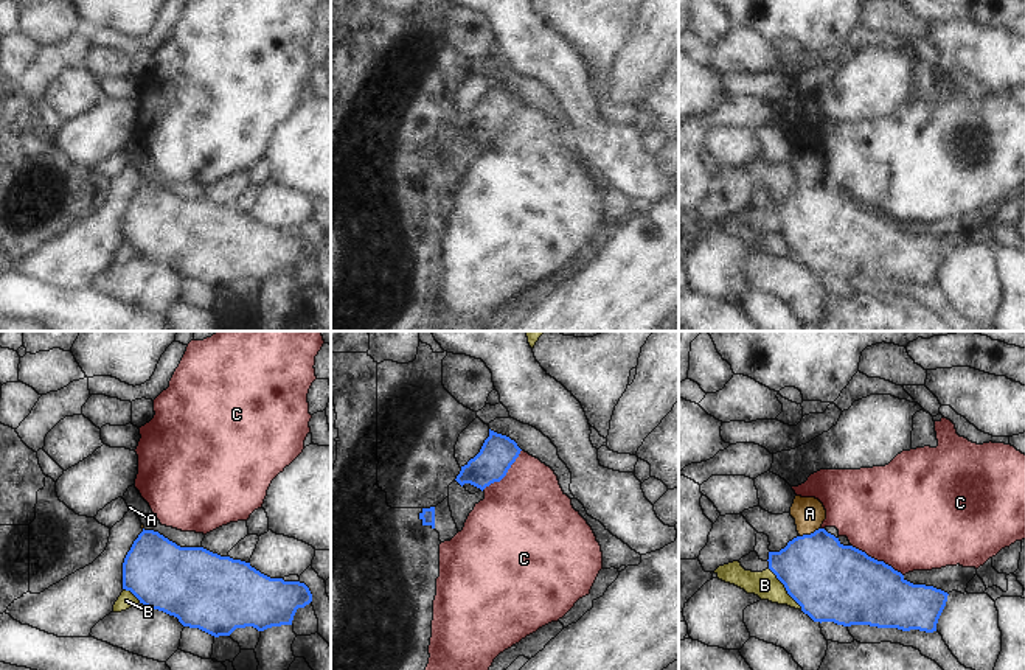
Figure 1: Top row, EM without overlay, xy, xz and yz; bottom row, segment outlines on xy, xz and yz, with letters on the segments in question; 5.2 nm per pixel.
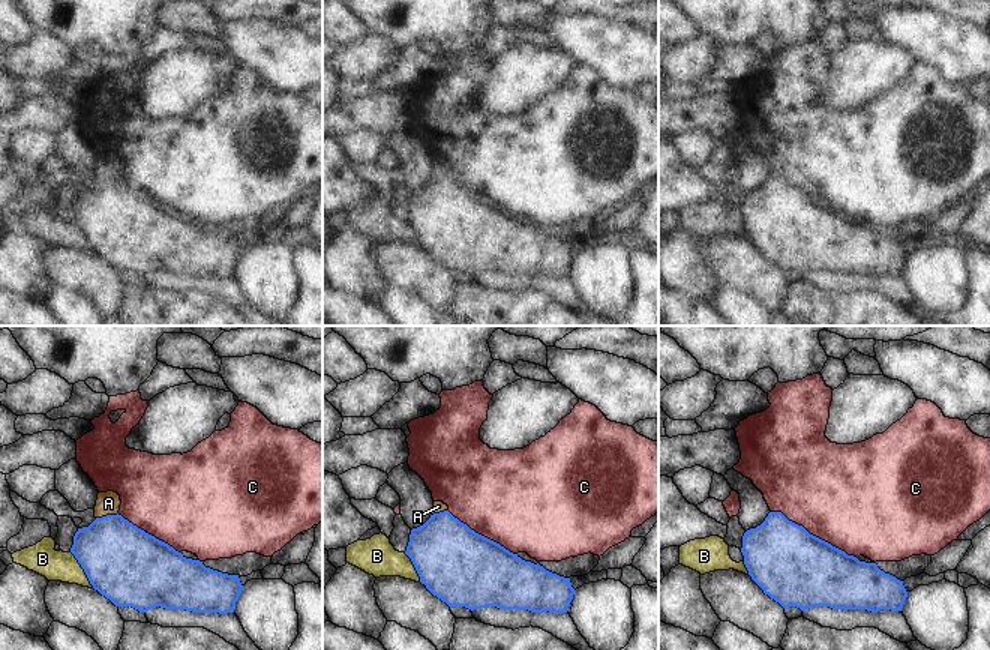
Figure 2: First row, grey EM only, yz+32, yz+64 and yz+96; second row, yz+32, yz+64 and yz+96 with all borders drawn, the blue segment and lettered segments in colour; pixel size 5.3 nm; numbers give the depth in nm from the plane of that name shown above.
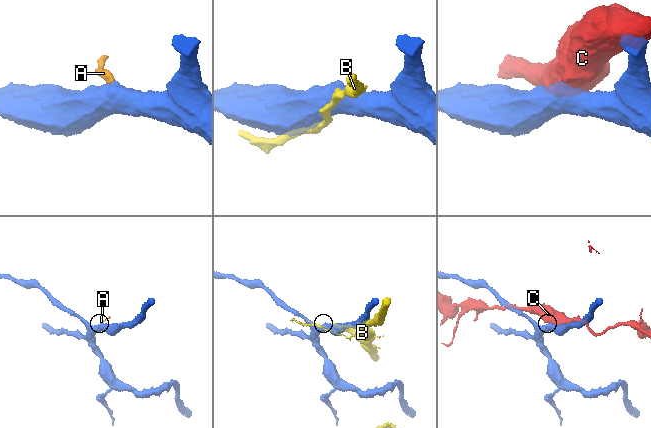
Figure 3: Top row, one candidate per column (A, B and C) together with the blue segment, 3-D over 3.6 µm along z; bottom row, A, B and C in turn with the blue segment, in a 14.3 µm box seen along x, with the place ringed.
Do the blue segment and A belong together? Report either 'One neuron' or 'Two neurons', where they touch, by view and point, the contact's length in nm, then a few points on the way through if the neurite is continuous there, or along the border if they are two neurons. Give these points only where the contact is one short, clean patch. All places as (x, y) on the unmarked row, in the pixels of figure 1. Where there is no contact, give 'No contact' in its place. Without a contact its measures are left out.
One neuron. Touches blue at yz (811, 185). Shared border 120 nm. Path across: yz (826, 230), (816, 215), (811, 185), (809, 165)

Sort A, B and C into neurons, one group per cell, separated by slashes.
A / B / C

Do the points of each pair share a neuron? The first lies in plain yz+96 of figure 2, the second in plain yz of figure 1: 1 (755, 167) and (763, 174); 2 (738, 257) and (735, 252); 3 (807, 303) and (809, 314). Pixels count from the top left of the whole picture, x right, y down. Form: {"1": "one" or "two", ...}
{"1": "two", "2": "two", "3": "two"}

